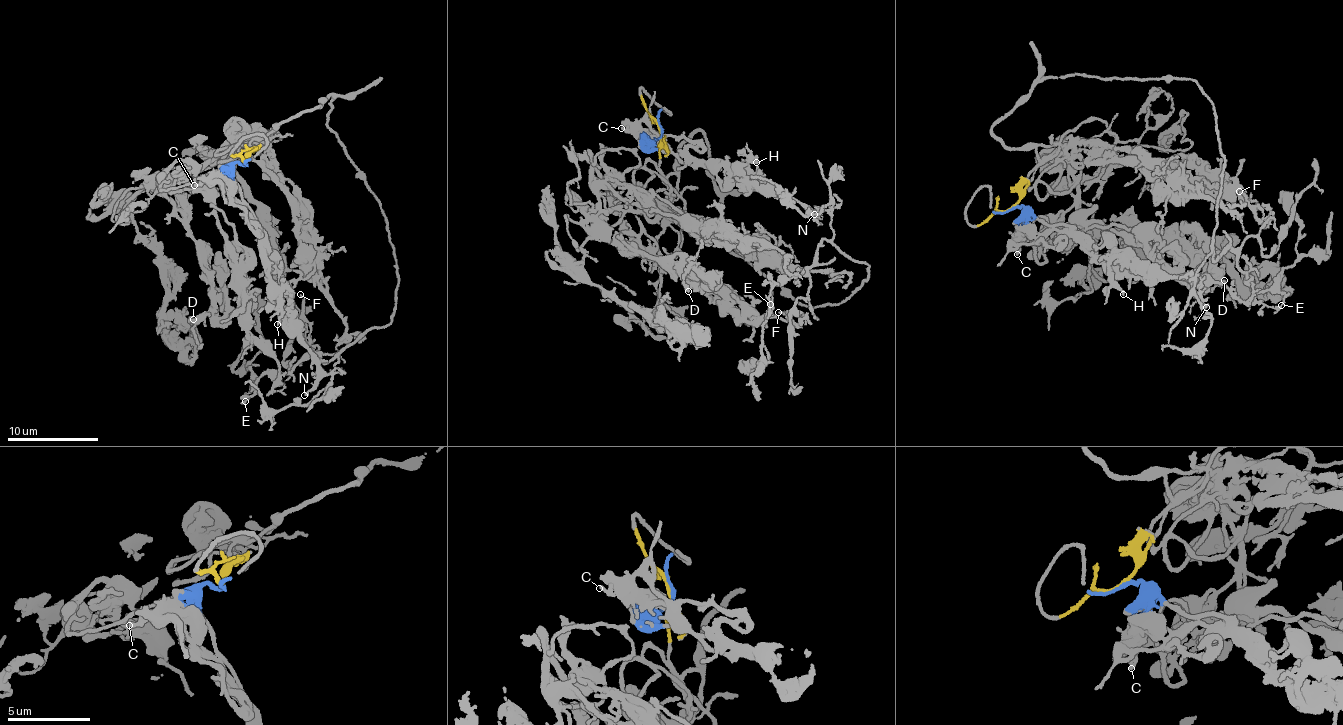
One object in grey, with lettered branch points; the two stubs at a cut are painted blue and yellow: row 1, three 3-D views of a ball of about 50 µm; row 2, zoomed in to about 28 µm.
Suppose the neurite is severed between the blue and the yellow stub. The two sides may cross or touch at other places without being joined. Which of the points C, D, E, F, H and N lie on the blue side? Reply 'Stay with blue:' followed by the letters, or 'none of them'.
Stay with blue: C, E, H, N

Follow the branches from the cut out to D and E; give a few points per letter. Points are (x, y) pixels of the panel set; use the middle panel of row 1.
D: (660, 127), (662, 187), (650, 194), (650, 204), (604, 225), (629, 246), (697, 266), (684, 280), (689, 292)
E: (660, 127), (653, 147), (830, 214), (832, 237), (811, 266), (771, 282), (770, 304)

